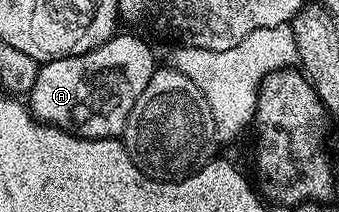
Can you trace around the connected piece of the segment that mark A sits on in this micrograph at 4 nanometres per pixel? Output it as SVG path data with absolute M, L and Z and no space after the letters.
M122 34L112 36L101 46L80 56L40 63L37 82L33 82L29 93L31 115L44 124L52 124L54 128L60 128L66 132L72 132L74 136L84 136L90 140L122 137L123 128L129 118L129 110L133 110L133 102L141 98L141 90L149 86L149 78L153 78L156 67L155 56L151 53L150 46L141 37L122 36Z

